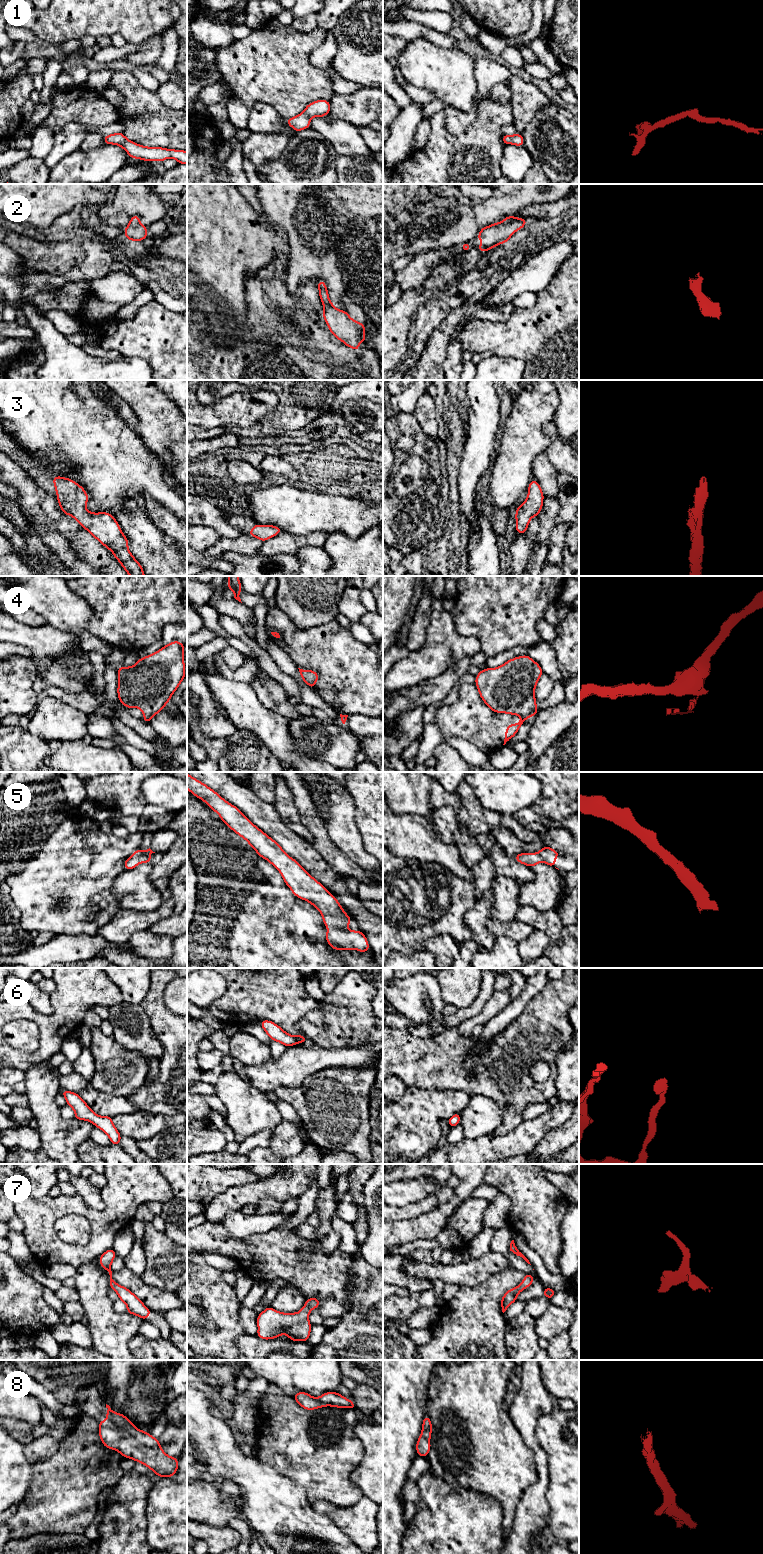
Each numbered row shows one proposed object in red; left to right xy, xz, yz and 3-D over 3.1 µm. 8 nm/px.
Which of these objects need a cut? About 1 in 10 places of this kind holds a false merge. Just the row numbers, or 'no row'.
4

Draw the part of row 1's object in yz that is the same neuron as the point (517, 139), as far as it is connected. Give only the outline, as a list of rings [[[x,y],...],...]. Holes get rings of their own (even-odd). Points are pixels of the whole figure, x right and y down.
[[[514,134],[514,135],[503,135],[502,141],[504,145],[513,144],[516,146],[524,146],[524,139],[522,134]]]

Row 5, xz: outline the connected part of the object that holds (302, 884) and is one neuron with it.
[[[187,773],[187,789],[203,800],[235,833],[244,838],[258,853],[270,862],[282,875],[292,893],[318,909],[328,928],[326,942],[334,951],[355,949],[369,952],[369,944],[360,931],[346,928],[351,922],[346,912],[324,886],[313,878],[295,859],[287,855],[281,846],[256,827],[236,806],[224,800],[218,793]]]

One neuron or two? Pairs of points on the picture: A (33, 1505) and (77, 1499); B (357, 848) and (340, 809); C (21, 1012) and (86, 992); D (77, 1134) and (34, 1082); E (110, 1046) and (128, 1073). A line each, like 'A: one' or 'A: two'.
A: one
B: one
C: one
D: one
E: one

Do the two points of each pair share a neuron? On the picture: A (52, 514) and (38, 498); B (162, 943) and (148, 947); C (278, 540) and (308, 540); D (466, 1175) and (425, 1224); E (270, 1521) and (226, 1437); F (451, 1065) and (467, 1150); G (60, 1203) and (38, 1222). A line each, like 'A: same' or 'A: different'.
A: same
B: same
C: same
D: same
E: same
F: different
G: same

